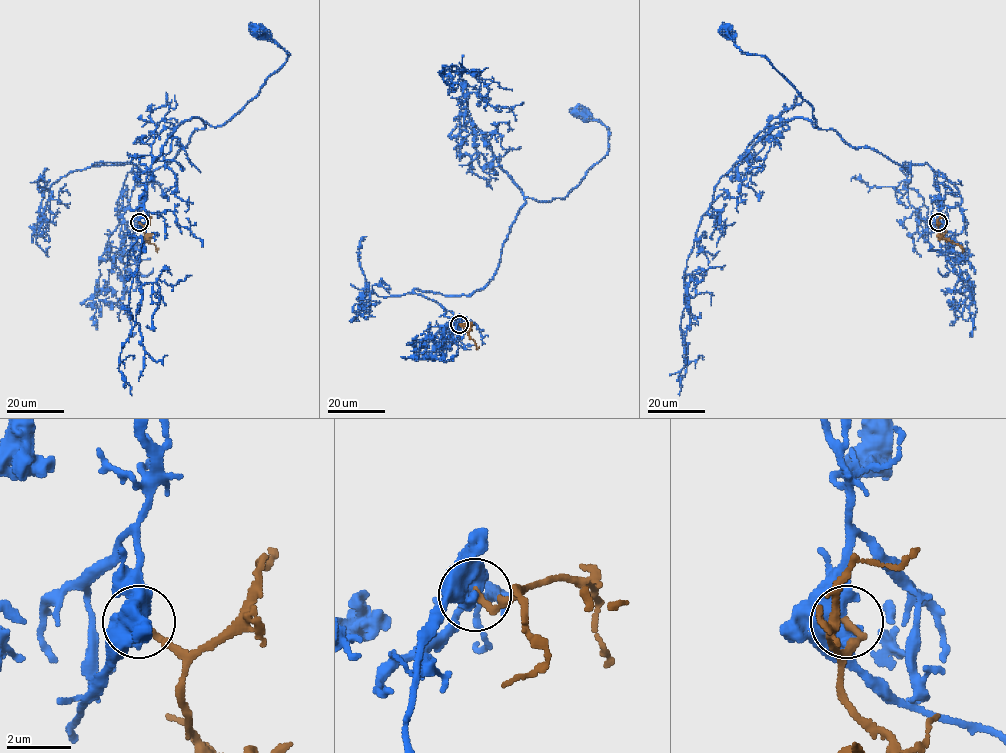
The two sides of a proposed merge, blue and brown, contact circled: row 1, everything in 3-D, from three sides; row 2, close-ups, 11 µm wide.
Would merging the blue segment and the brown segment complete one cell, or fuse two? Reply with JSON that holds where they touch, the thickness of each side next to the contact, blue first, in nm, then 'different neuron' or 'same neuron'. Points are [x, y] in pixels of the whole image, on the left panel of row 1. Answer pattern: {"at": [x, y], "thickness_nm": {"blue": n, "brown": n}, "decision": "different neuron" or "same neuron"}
{"at": [139, 222], "thickness_nm": {"blue": 600, "brown": 240}, "decision": "same neuron"}

